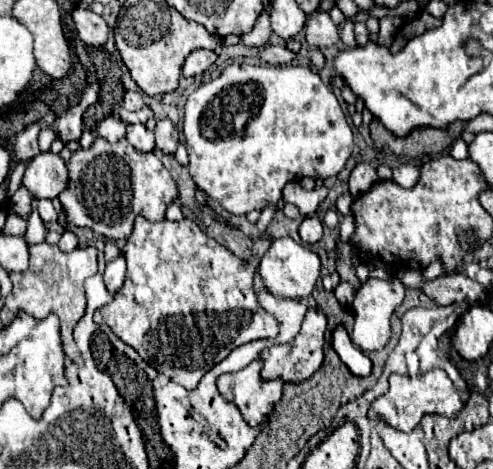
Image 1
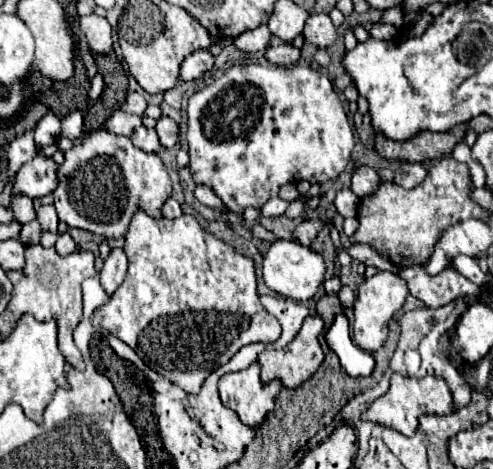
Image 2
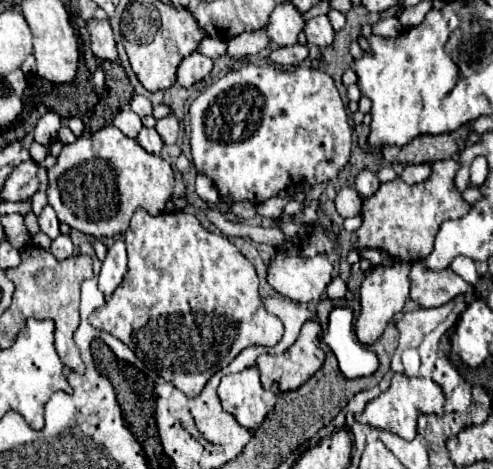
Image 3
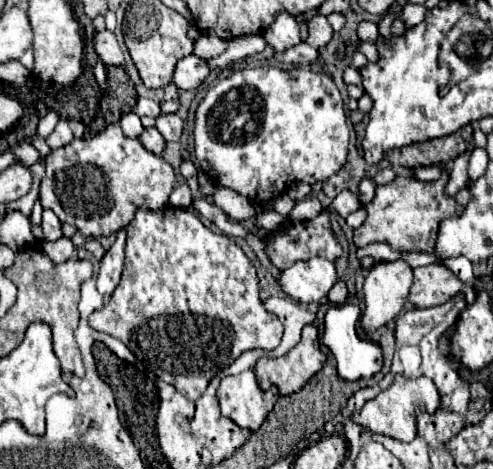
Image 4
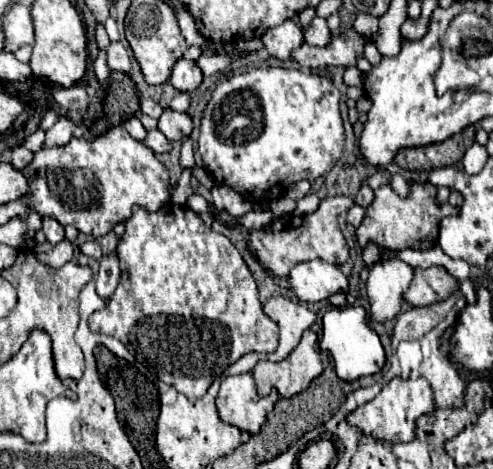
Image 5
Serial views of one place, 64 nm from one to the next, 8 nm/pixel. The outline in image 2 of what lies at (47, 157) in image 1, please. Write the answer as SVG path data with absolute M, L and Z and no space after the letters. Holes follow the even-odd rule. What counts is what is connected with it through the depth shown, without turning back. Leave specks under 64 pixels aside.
M36 156L16 172L12 184L12 196L24 194L28 198L36 198L50 194L58 184L56 168L58 164L52 158Z

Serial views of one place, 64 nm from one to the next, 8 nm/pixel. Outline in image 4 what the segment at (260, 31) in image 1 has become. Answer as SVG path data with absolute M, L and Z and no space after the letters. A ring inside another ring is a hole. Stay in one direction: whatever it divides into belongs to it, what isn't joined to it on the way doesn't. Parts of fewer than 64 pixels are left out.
M242 36L240 40L230 40L226 52L222 52L220 56L216 58L210 58L206 60L208 62L208 68L214 70L214 68L226 68L228 64L236 62L236 60L242 60L246 56L252 56L256 52L262 52L266 48L266 42L262 36Z

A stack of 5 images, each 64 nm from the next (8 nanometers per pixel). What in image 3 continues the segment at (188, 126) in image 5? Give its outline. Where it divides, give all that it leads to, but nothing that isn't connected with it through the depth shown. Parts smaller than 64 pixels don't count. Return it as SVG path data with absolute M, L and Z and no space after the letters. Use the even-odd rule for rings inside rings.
M166 116L156 122L156 130L162 136L164 144L174 144L180 136L180 122L174 116Z

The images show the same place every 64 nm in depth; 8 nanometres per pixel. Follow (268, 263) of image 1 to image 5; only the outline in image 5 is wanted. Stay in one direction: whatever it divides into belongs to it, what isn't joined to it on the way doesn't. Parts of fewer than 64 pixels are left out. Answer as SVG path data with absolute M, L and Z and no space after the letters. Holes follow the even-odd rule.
M324 260L302 262L292 268L290 286L302 302L320 302L338 292L348 294L348 278L338 266Z

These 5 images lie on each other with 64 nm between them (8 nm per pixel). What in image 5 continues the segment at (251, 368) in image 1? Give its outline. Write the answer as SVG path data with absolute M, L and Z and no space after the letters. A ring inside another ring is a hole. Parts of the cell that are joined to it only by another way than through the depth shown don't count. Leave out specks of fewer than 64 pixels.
M238 374L228 376L222 380L216 408L220 420L236 426L242 432L256 434L266 420L266 414L278 402L278 392L274 390L268 398L256 394L256 384L252 374Z

